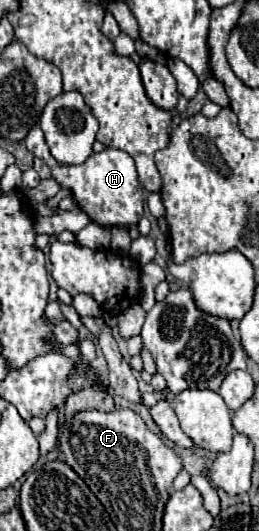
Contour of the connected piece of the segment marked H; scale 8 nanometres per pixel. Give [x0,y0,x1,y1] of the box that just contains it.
[25,126,143,228]

